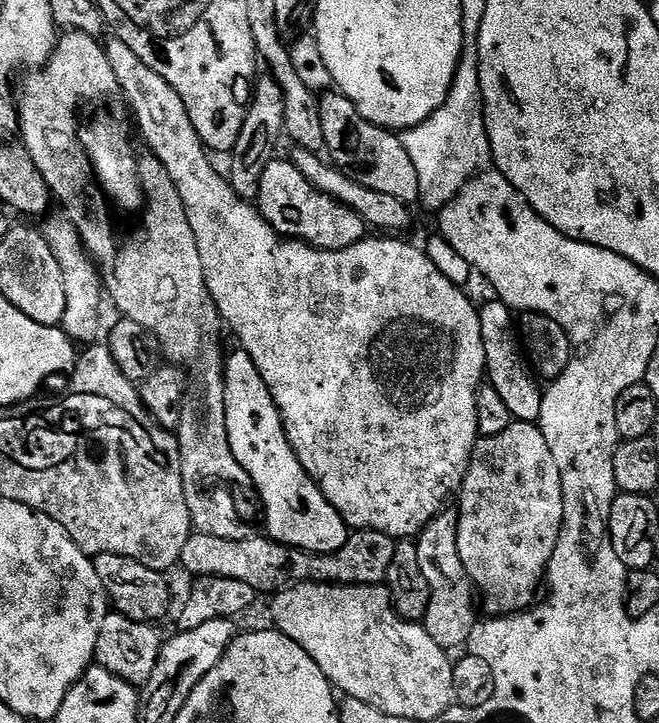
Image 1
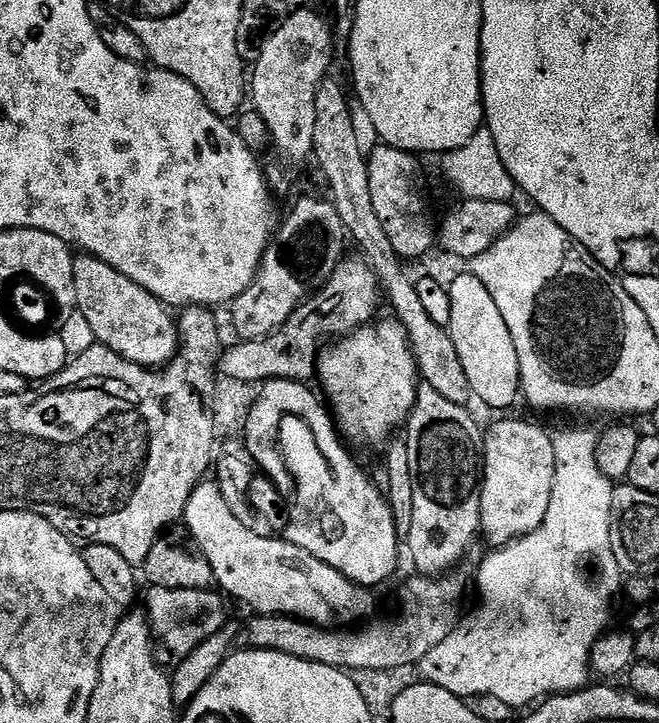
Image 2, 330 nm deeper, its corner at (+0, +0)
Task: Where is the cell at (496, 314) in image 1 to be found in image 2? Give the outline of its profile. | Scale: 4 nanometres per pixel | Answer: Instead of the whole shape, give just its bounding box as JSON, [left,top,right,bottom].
[447,270,521,408]

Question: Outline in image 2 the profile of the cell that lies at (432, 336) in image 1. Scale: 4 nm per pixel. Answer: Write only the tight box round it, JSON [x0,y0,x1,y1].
[318,318,422,445]

